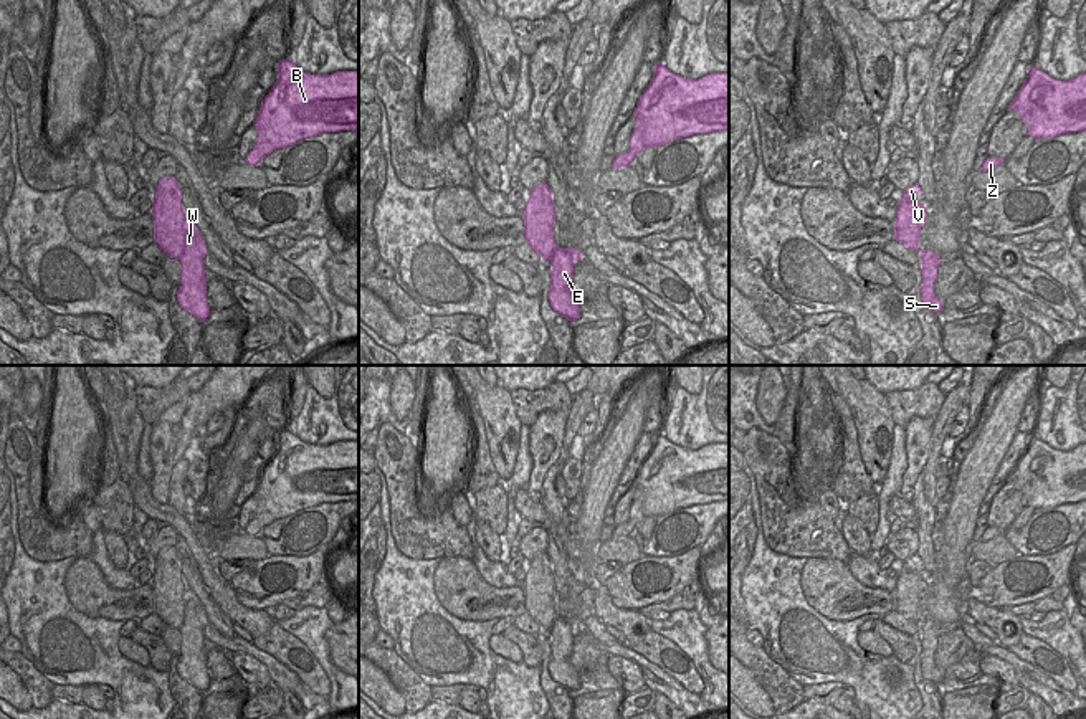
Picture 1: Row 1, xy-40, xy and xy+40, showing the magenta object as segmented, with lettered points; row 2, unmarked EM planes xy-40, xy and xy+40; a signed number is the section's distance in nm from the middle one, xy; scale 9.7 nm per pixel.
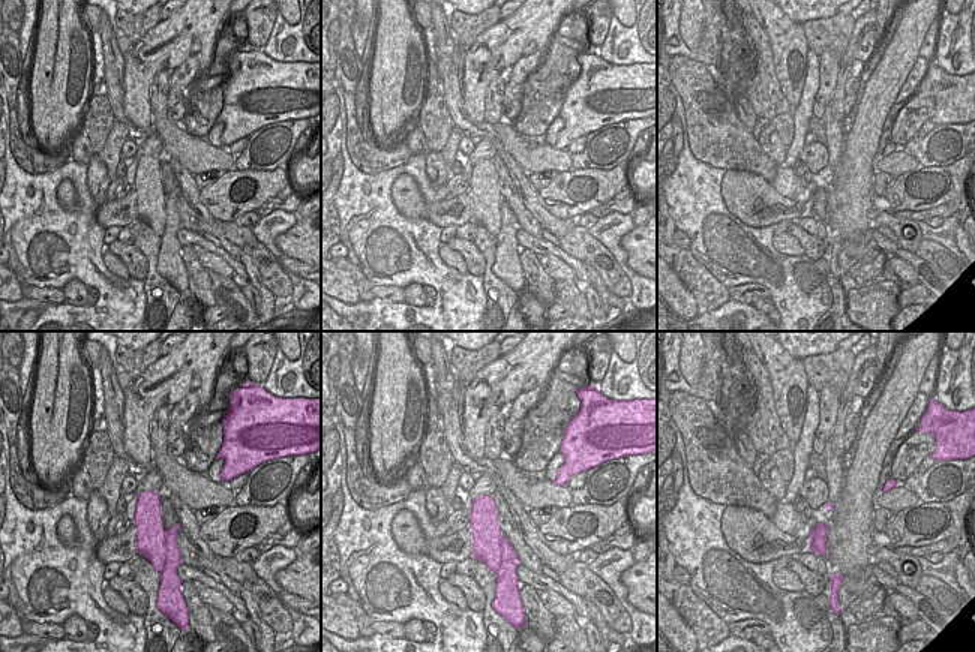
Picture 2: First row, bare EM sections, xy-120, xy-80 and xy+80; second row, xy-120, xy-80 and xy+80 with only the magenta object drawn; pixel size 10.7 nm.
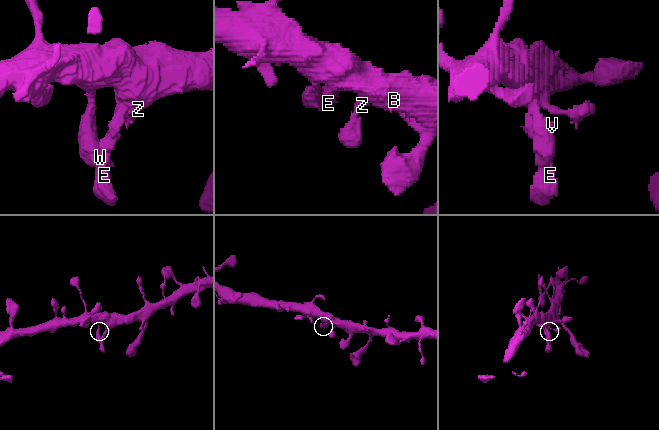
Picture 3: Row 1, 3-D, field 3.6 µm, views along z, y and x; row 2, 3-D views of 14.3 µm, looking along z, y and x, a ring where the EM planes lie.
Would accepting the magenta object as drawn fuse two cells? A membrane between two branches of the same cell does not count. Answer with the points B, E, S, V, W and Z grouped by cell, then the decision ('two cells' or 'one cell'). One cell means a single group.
B E S V W Z; one cell

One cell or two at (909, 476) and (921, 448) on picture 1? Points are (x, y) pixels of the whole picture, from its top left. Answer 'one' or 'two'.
one

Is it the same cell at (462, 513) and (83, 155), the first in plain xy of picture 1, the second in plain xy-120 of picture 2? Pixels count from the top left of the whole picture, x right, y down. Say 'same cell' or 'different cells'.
same cell

